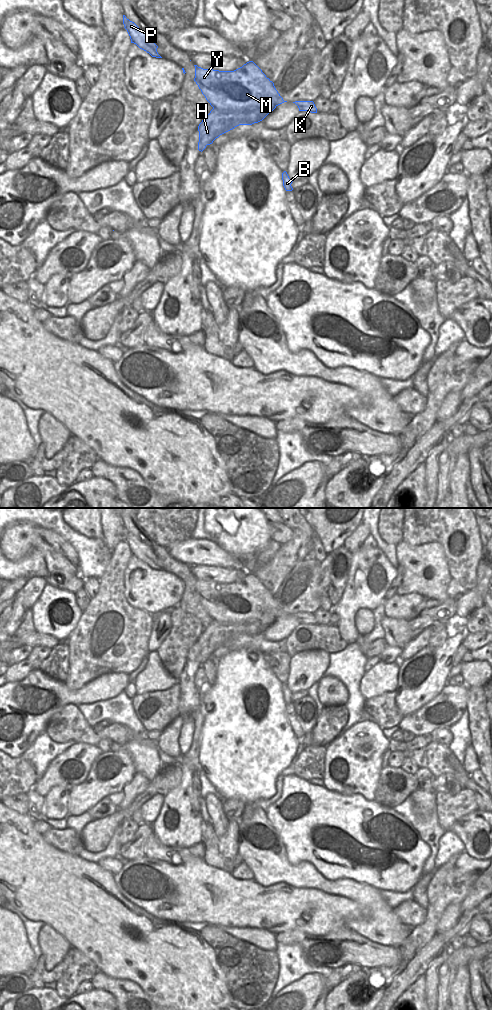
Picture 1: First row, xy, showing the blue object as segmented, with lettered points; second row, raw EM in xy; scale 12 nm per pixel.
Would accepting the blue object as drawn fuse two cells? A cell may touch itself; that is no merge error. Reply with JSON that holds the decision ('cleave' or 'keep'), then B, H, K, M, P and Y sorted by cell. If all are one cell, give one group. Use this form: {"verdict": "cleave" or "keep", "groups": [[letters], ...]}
{"verdict": "cleave", "groups": [["B", "H"], ["K", "M", "P", "Y"]]}

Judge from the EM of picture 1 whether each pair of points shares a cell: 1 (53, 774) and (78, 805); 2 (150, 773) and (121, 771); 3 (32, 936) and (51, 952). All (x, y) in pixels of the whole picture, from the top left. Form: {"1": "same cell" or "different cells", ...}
{"1": "different cells", "2": "different cells", "3": "different cells"}

